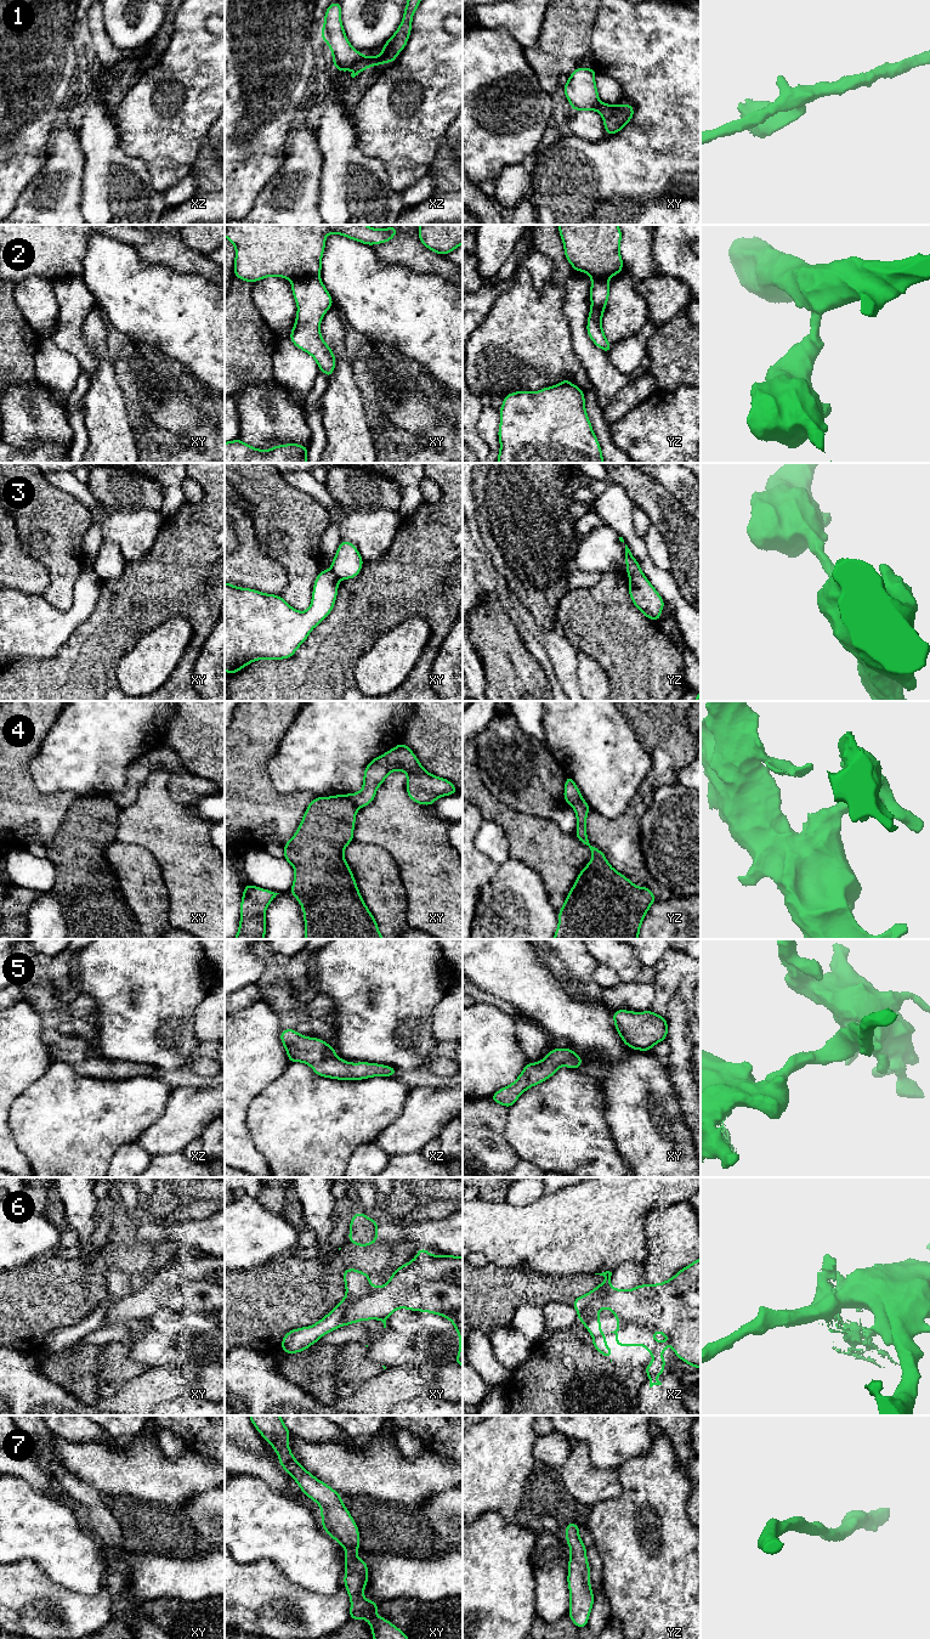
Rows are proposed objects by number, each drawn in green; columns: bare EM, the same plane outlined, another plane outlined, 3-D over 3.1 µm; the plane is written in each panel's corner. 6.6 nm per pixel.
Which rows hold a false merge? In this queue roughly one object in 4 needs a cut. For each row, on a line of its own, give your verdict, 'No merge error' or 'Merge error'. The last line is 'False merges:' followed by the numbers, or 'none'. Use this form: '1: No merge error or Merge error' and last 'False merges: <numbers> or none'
1: Merge error
2: Merge error
3: Merge error
4: Merge error
5: No merge error
6: No merge error
7: No merge error
False merges: 1, 2, 3, 4

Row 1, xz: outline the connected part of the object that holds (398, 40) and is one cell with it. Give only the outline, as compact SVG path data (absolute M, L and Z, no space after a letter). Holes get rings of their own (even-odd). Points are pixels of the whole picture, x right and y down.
M408 0L403 19L395 32L395 34L384 44L384 50L378 57L363 56L353 67L352 78L362 73L365 68L372 66L380 66L382 63L393 63L398 53L406 47L408 38L412 32L412 21L415 10L418 9L421 0Z

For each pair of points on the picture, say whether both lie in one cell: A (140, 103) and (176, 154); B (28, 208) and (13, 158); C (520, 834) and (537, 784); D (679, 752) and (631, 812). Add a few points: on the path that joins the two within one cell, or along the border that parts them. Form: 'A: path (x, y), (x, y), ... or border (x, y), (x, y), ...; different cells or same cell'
A: path (152, 116), (165, 129), (168, 142); same cell
B: border (41, 168), (20, 195), (12, 210); different cells
C: border (500, 802), (515, 810), (548, 818); different cells
D: path (664, 767), (650, 784), (644, 797); same cell

